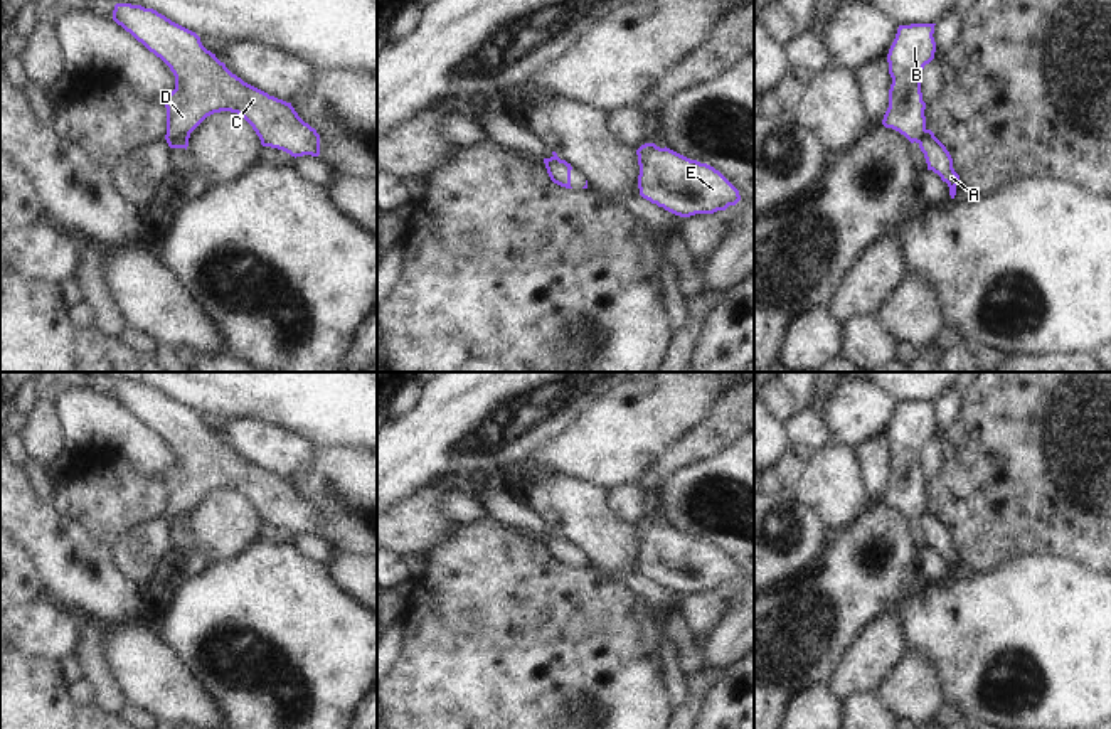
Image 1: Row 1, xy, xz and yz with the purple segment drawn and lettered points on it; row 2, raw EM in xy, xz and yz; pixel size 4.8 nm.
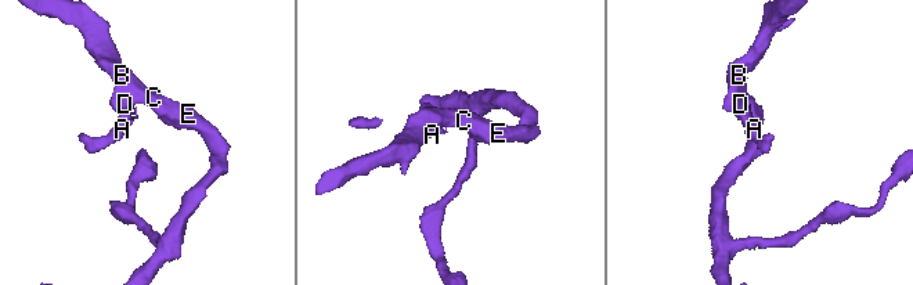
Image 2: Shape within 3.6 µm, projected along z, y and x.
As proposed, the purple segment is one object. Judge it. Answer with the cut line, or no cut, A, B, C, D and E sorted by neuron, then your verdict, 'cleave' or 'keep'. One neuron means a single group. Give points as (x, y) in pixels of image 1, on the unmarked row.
cut in xy along (189, 509), (169, 521); A / B C D E; cleave

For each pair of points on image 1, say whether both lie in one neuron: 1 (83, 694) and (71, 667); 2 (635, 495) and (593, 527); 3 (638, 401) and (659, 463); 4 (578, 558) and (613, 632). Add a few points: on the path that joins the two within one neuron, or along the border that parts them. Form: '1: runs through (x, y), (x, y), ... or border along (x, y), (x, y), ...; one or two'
1: runs through (78, 687), (73, 674); one
2: border along (606, 490), (606, 509), (635, 527); two
3: border along (689, 431), (672, 441), (635, 482); two
4: border along (573, 564), (581, 566); two

